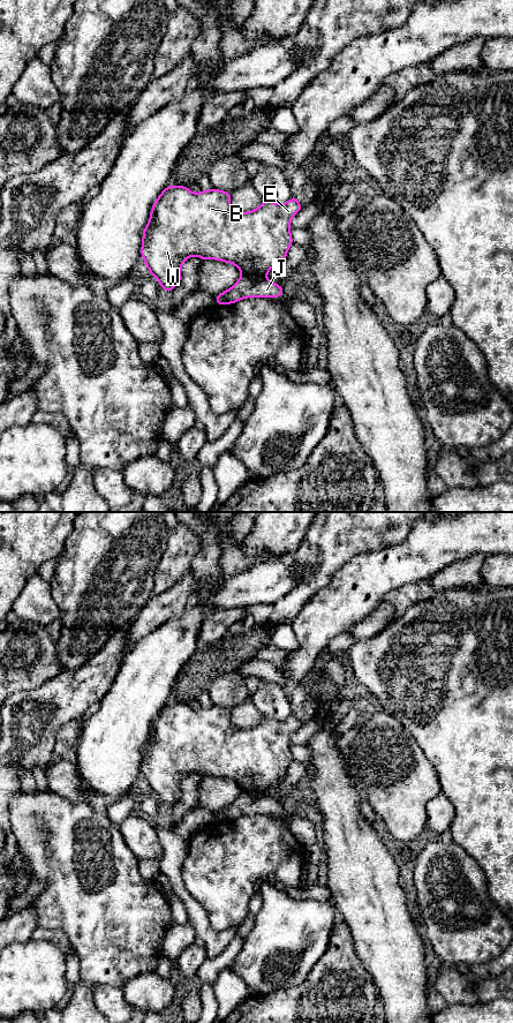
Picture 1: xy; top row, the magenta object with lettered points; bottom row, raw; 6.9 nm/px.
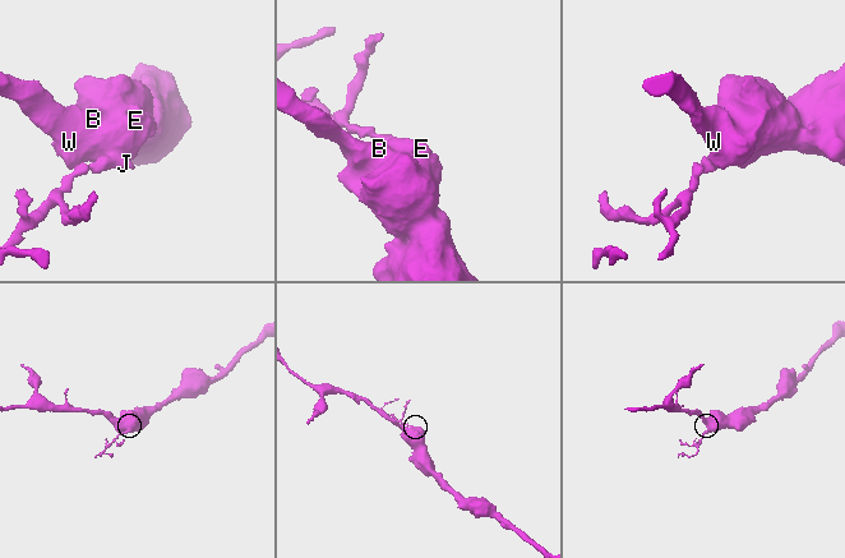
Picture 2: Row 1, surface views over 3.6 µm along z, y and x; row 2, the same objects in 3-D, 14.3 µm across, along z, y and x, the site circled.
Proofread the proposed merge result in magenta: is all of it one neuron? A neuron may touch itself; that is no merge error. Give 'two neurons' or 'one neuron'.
two neurons

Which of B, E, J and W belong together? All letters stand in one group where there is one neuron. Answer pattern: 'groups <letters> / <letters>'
groups B E W / J

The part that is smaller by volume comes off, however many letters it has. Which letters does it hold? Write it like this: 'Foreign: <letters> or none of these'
Foreign: J

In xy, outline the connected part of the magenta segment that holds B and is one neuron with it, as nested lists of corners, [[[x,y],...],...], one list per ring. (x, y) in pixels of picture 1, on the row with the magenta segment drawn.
[[[169,185],[152,204],[149,223],[143,230],[141,256],[152,277],[169,293],[181,281],[181,265],[191,256],[204,261],[217,259],[234,264],[243,276],[265,278],[276,265],[284,263],[289,247],[294,243],[291,235],[291,219],[302,210],[303,205],[292,196],[284,204],[264,200],[255,210],[235,212],[231,206],[232,194],[212,188],[194,194],[188,187]]]

